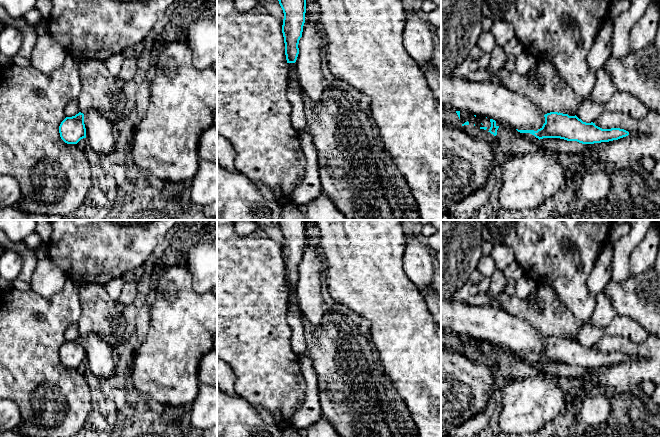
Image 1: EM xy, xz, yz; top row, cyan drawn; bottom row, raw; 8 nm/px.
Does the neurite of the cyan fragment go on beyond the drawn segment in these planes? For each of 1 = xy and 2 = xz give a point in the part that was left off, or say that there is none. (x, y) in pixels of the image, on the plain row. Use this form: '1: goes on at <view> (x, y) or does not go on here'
1: does not go on here
2: does not go on here

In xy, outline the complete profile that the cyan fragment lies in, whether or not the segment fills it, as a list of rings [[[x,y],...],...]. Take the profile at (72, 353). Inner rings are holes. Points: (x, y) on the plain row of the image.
[[[79,336],[75,340],[66,341],[59,350],[61,363],[67,368],[77,368],[86,362],[84,338]]]

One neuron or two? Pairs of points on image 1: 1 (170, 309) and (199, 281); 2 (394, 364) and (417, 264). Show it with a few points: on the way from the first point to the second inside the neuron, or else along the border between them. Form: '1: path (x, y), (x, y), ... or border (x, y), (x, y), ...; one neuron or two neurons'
1: border (184, 265), (191, 275), (191, 286), (205, 293); two neurons
2: border (402, 262), (404, 273), (421, 293); two neurons

